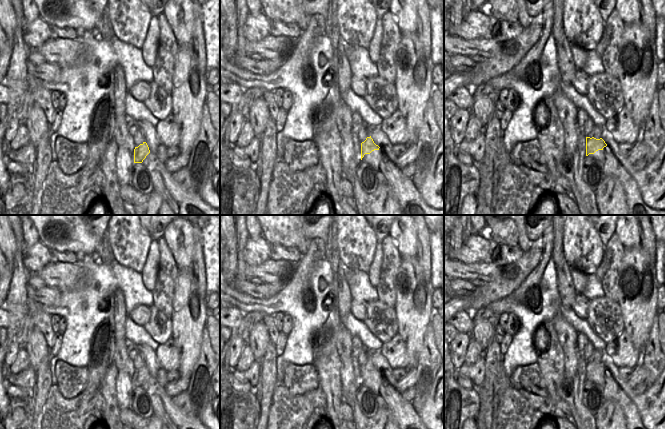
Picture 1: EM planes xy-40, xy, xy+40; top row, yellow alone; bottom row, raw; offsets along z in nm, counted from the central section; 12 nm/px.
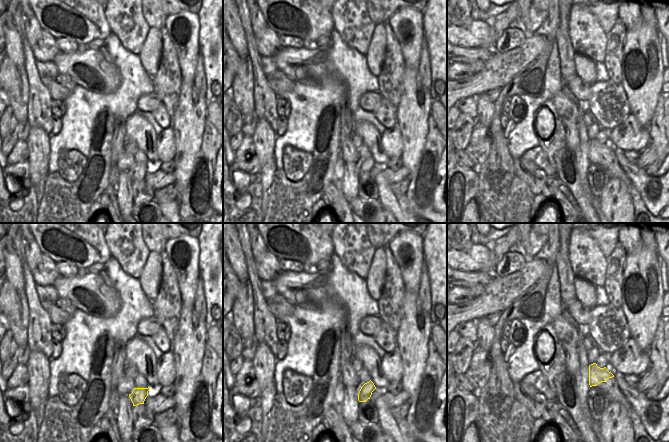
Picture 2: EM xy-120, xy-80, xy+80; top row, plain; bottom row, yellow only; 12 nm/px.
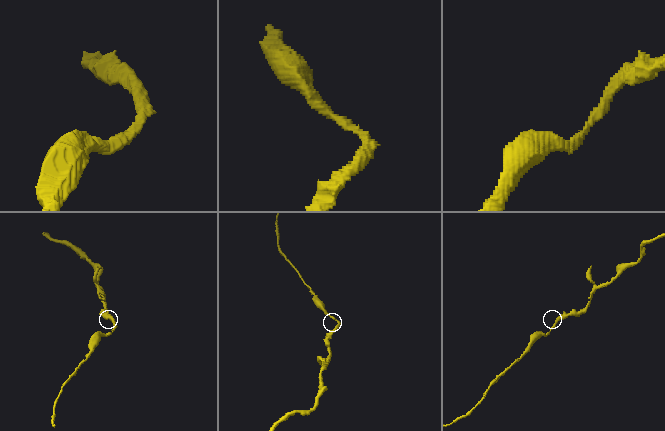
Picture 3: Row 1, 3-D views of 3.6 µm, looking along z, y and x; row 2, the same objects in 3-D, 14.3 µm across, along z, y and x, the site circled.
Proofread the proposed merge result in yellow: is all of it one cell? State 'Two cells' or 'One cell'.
Two cells.

